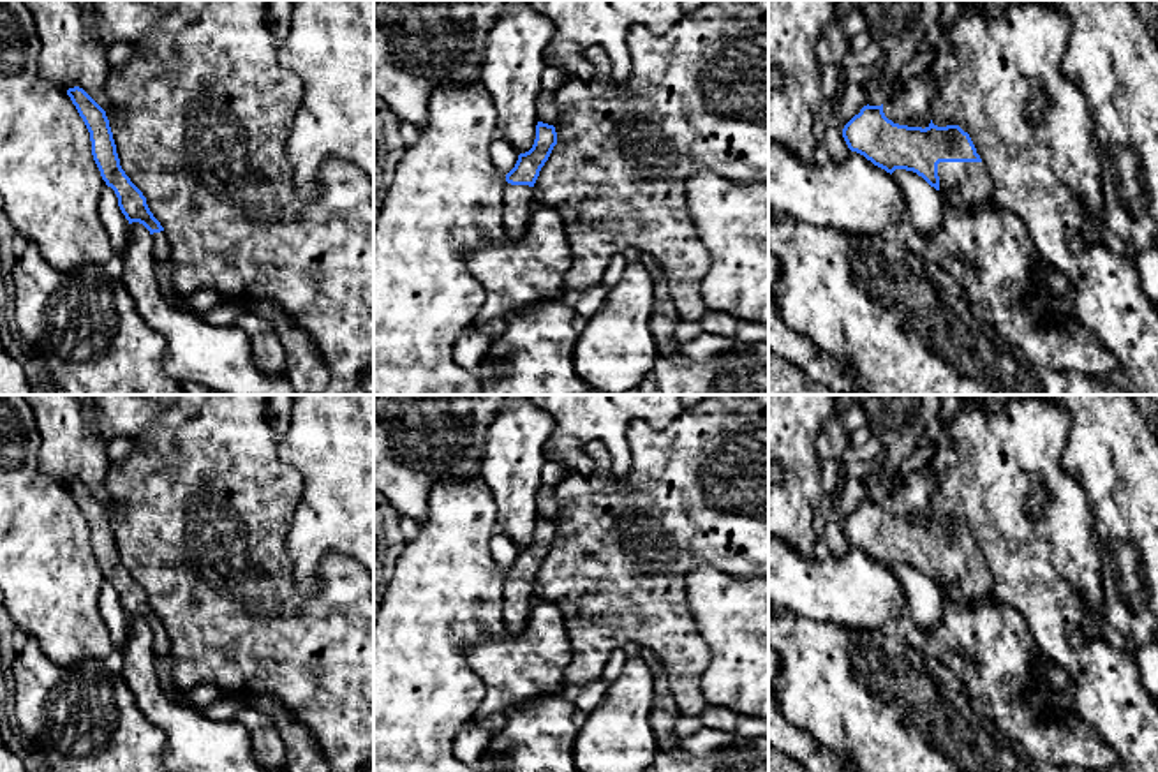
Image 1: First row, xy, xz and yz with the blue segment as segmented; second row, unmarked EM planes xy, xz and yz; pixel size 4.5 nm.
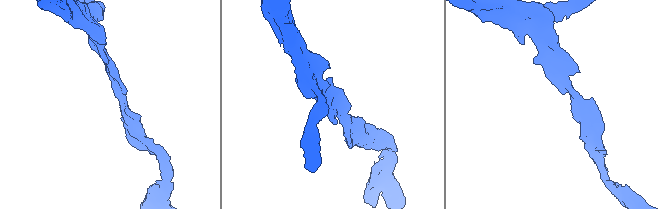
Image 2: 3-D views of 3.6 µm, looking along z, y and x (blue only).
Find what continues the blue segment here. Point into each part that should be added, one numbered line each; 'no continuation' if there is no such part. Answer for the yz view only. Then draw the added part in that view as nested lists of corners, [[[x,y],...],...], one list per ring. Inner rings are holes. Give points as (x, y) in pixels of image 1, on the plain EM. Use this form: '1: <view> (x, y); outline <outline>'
1: yz (970, 577); outline [[[939,557],[938,571],[939,582],[950,583],[945,598],[955,603],[975,603],[978,599],[998,603],[984,557]]]

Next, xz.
1: xz (519, 594); outline [[[506,578],[504,626],[508,635],[523,633],[534,601],[536,601],[536,594],[534,594],[532,582]]]

